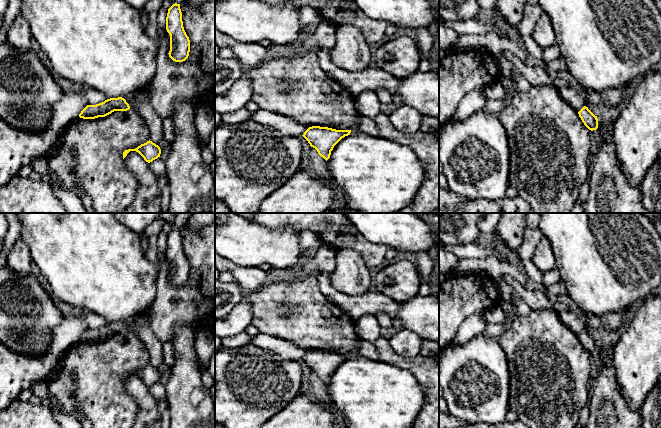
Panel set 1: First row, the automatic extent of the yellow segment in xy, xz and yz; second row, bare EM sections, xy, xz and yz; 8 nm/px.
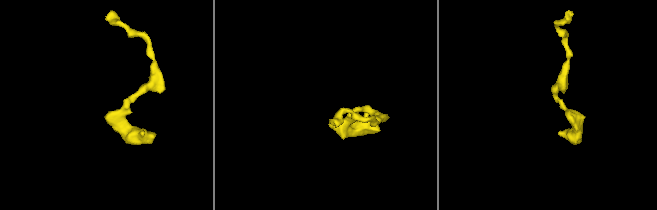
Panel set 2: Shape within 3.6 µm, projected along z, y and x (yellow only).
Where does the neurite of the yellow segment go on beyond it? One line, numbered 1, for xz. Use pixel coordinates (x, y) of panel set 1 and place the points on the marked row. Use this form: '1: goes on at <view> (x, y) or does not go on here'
1: does not go on here

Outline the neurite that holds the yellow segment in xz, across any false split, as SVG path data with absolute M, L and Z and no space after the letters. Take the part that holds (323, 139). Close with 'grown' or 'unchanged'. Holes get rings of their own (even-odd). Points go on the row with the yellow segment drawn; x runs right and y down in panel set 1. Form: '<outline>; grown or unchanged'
M312 126L302 136L327 161L330 158L334 146L342 138L350 135L350 133L351 130L336 130L328 127Z; unchanged

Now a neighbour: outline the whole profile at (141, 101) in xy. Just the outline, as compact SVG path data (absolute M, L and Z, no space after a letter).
M146 90L136 92L130 104L145 120L150 132L149 140L159 146L163 139L163 118L151 106L151 97L148 92Z

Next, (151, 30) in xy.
M154 11L149 14L149 24L145 28L146 34L157 43L159 42L159 38L157 35L157 15L158 12Z

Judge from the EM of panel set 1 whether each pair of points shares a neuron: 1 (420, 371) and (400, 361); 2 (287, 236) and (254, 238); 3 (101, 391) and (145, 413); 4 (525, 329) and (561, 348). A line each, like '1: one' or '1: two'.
1: one
2: one
3: two
4: one

